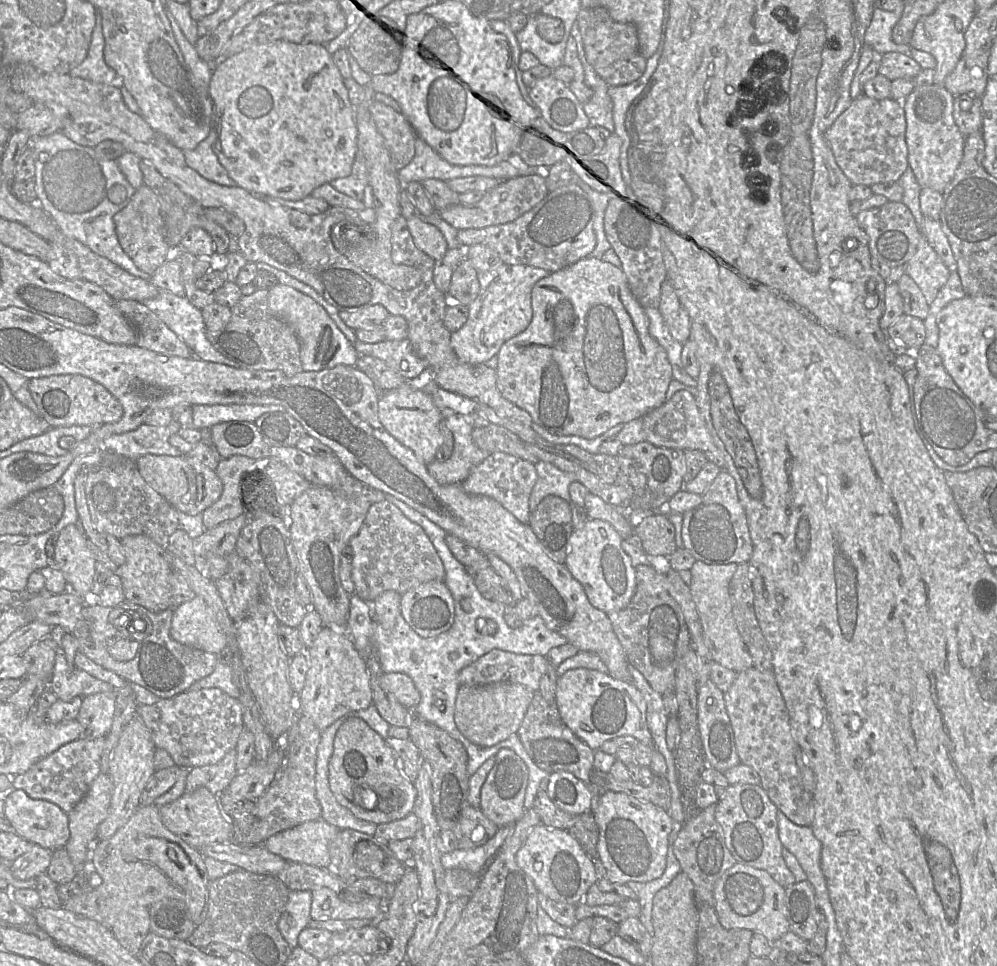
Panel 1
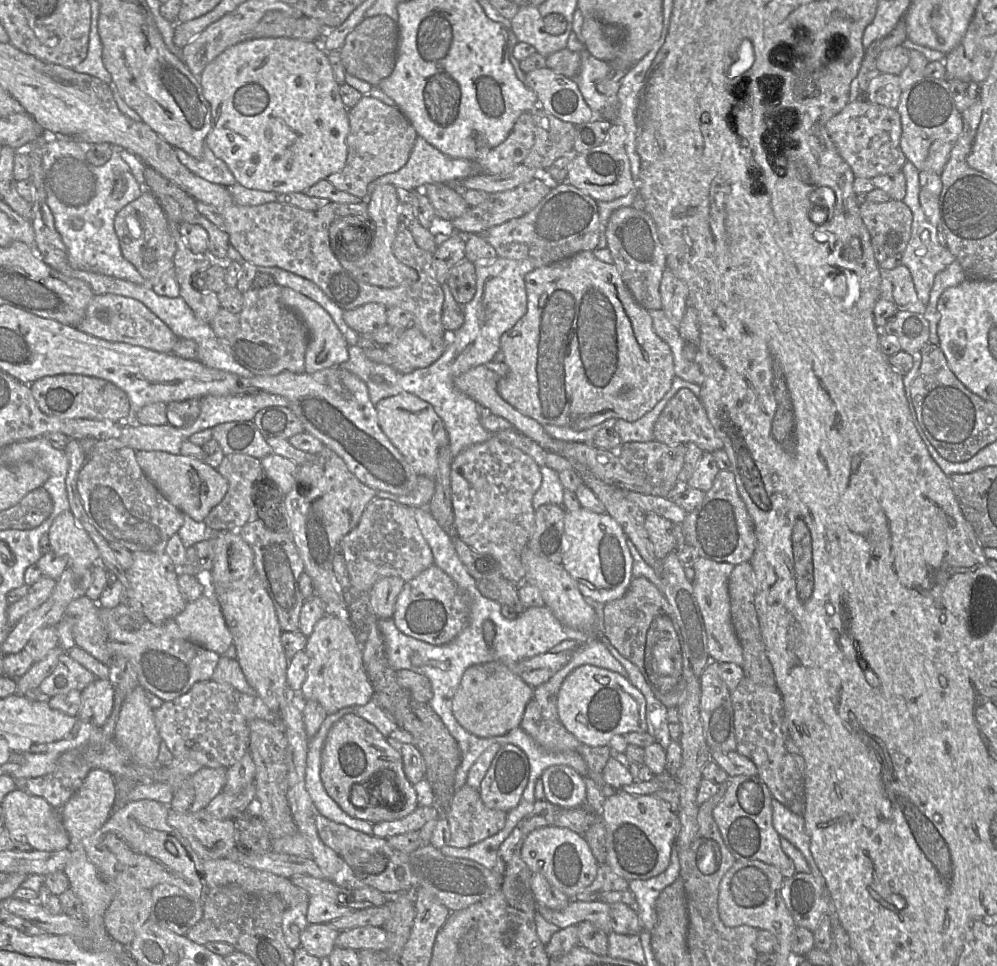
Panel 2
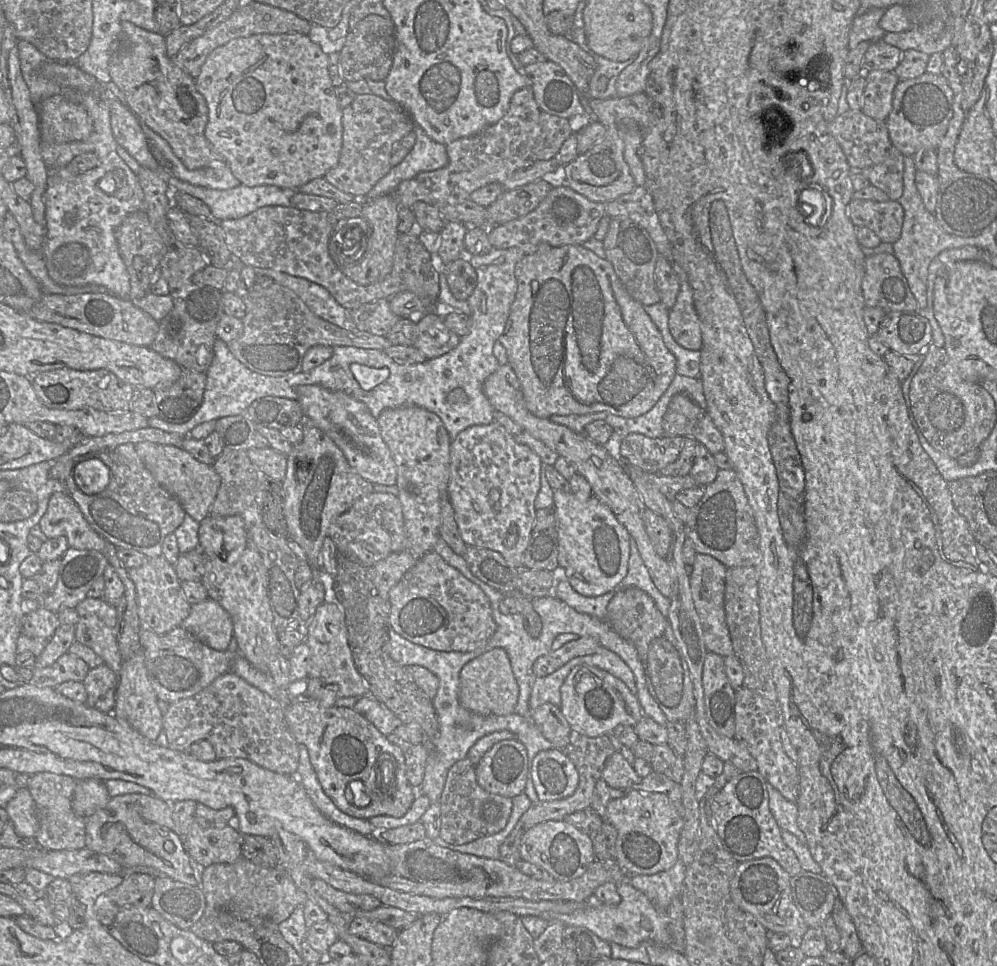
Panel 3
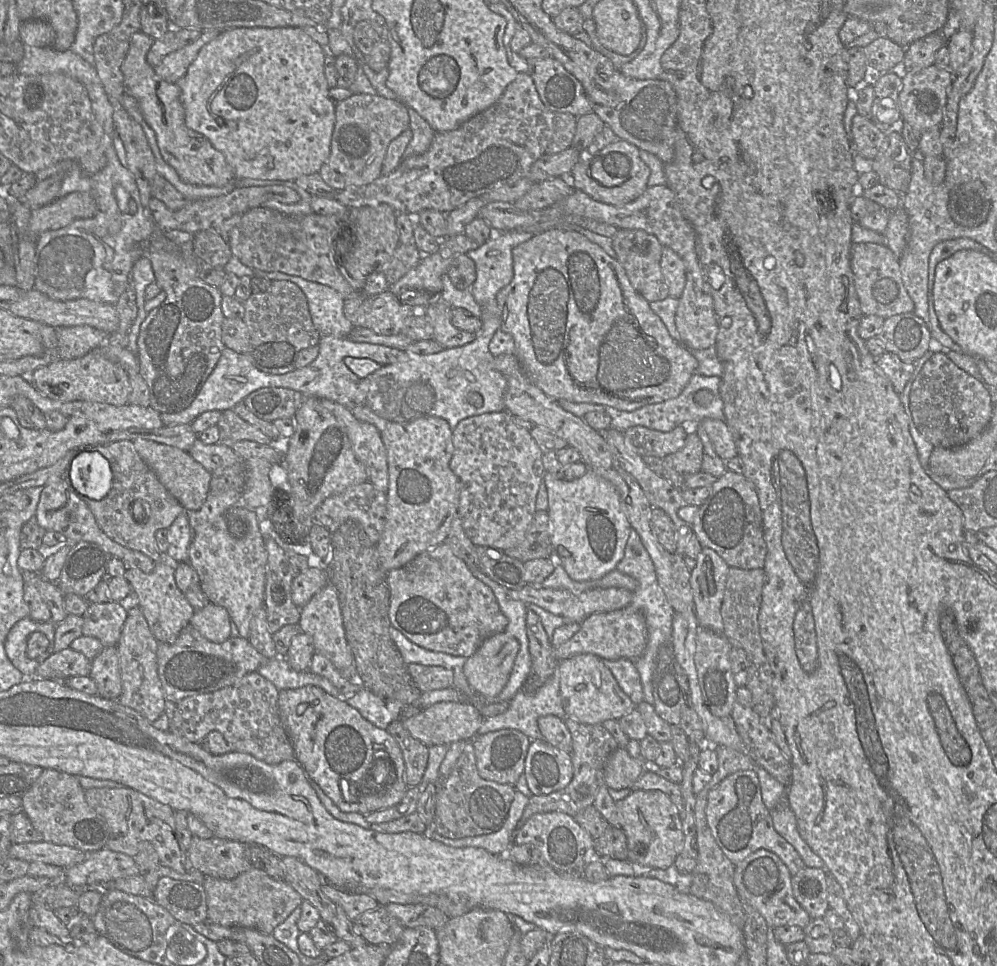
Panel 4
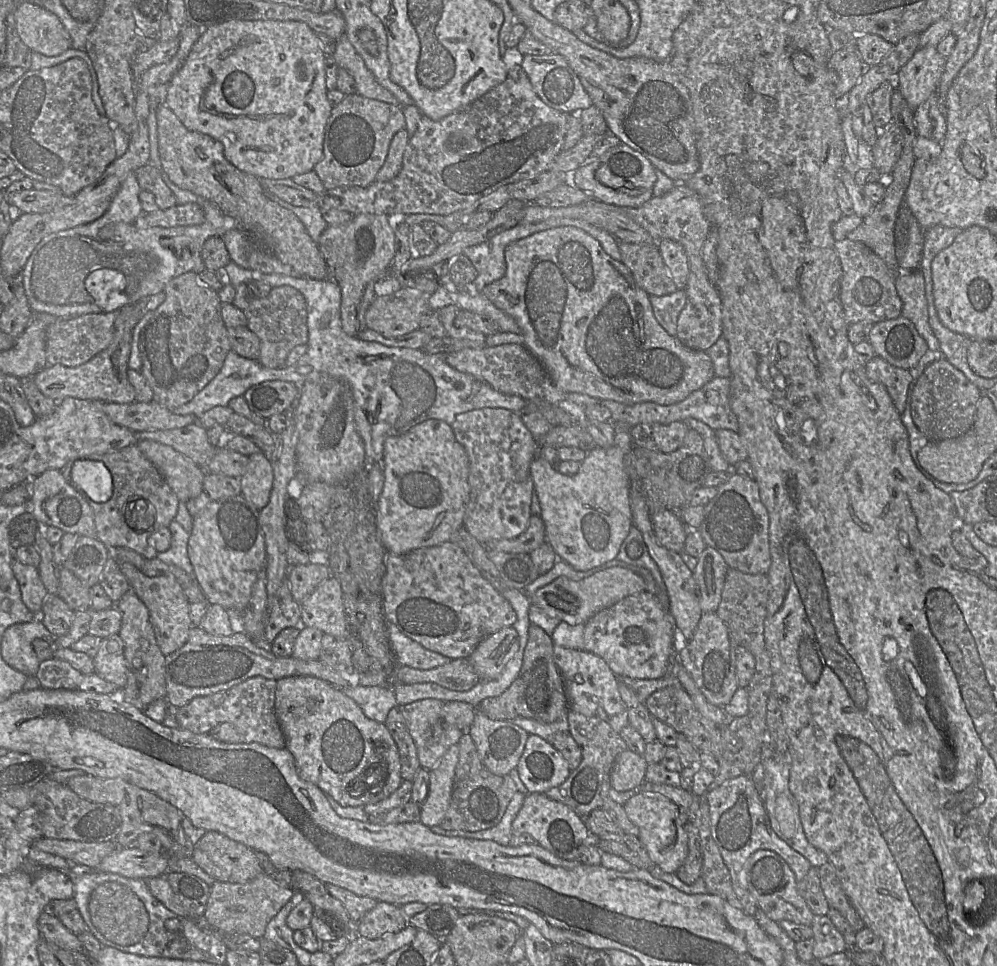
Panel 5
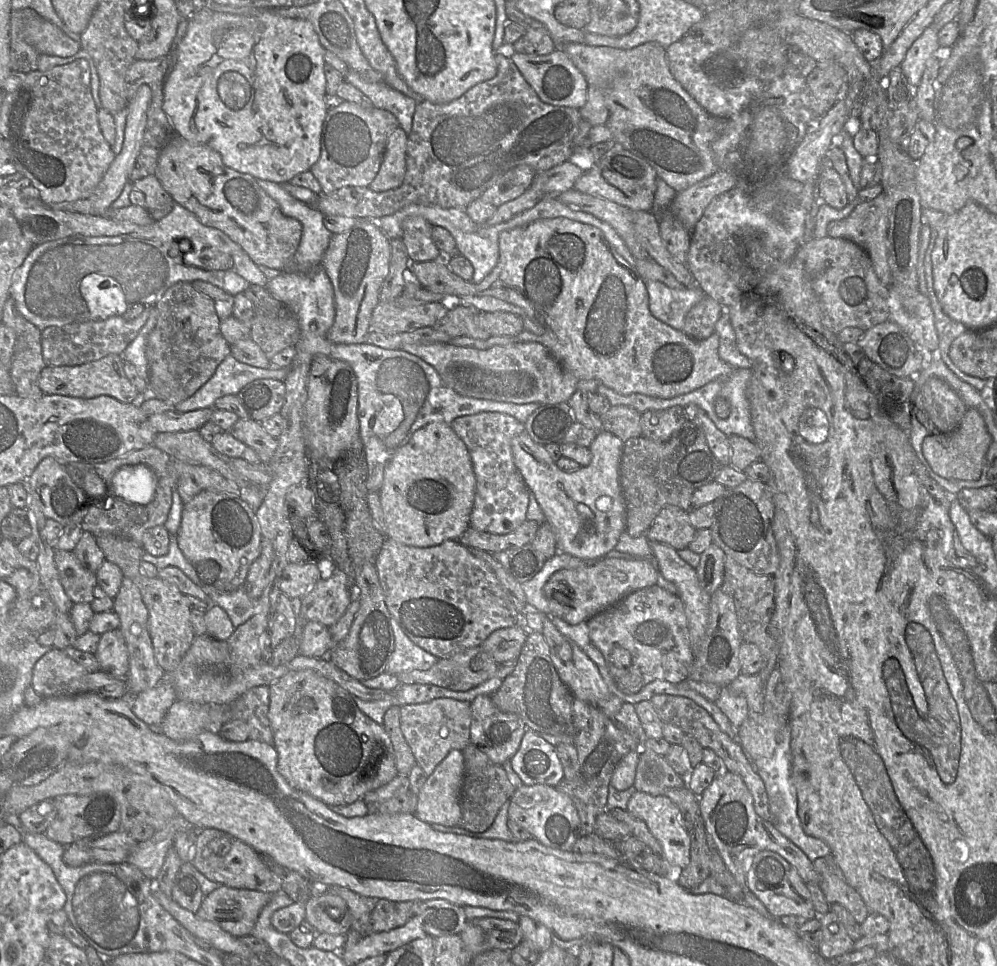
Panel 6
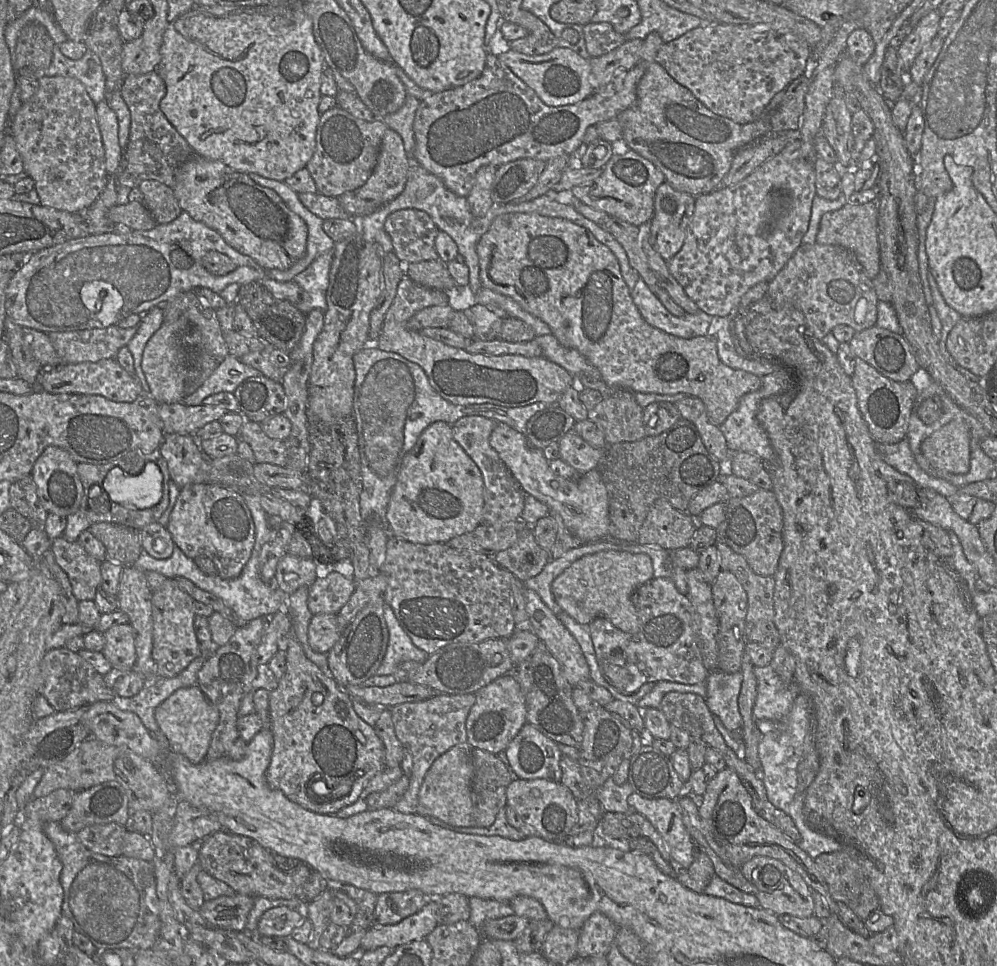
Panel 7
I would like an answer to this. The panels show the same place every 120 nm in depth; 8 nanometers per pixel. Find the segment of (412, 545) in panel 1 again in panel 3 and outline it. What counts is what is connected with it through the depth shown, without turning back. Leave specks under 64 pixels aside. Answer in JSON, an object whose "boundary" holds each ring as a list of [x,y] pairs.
{"boundary":[[[373,491],[359,498],[337,517],[331,523],[328,535],[340,553],[371,568],[390,554],[401,552],[407,547],[402,504],[396,495]]]}

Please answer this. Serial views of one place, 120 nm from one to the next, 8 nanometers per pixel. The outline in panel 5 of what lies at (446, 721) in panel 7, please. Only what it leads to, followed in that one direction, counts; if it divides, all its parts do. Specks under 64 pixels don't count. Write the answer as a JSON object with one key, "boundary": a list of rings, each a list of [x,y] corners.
{"boundary":[[[423,699],[402,706],[407,728],[413,738],[420,766],[432,770],[448,749],[458,744],[464,732],[441,717],[444,702]]]}

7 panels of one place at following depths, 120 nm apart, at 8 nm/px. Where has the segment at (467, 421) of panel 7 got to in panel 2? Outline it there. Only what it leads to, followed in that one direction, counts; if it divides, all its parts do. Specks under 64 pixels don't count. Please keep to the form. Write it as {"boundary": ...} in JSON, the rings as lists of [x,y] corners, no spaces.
{"boundary":[[[495,436],[462,450],[451,462],[451,499],[456,537],[474,551],[495,558],[500,564],[502,577],[517,586],[525,582],[521,552],[528,546],[534,531],[535,510],[532,500],[541,485],[541,480],[540,467],[533,458]]]}

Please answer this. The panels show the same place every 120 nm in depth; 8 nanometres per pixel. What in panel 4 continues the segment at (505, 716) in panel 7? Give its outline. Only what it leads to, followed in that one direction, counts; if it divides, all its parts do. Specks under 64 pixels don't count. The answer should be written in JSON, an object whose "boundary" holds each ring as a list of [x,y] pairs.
{"boundary":[[[502,729],[473,738],[476,767],[481,778],[515,786],[524,774],[531,740],[514,729]]]}

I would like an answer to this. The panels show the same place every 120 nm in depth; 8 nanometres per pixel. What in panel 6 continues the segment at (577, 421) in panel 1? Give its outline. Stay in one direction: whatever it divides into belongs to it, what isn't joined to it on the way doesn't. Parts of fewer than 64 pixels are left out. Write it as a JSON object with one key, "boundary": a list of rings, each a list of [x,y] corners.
{"boundary":[[[554,218],[537,220],[502,231],[499,235],[499,260],[497,265],[491,273],[479,283],[463,280],[461,277],[454,274],[449,269],[445,259],[410,262],[408,270],[409,281],[415,280],[424,288],[439,295],[493,296],[522,308],[532,321],[543,328],[541,344],[546,347],[553,358],[566,371],[573,374],[578,380],[596,380],[620,395],[642,394],[660,399],[674,398],[697,390],[712,381],[725,379],[733,372],[732,367],[719,358],[719,337],[717,334],[714,333],[703,341],[695,341],[687,337],[682,331],[675,330],[659,321],[650,313],[645,281],[637,274],[634,266],[624,260],[615,249],[609,245],[600,230],[591,225],[566,218]]]}

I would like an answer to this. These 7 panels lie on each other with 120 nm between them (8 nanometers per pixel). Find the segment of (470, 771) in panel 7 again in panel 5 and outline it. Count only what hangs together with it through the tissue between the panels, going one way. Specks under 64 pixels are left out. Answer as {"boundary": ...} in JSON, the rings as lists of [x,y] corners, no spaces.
{"boundary":[[[452,745],[438,764],[430,770],[429,794],[421,807],[421,823],[431,828],[440,826],[449,808],[454,787],[455,770],[459,761],[459,745]]]}

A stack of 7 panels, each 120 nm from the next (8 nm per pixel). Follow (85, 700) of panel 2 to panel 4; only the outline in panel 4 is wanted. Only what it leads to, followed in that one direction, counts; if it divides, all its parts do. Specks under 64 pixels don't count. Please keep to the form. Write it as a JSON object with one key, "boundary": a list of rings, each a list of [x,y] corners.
{"boundary":[[[104,646],[91,661],[89,675],[97,684],[98,695],[109,700],[118,700],[122,693],[122,680],[116,646]]]}

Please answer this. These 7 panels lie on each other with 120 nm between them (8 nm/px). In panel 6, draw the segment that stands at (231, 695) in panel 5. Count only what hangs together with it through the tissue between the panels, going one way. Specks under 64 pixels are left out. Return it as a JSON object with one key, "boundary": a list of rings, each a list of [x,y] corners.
{"boundary":[[[269,686],[252,687],[227,704],[210,704],[205,731],[220,733],[221,727],[232,720],[241,720],[249,727],[250,740],[273,745],[274,737],[268,718]]]}

